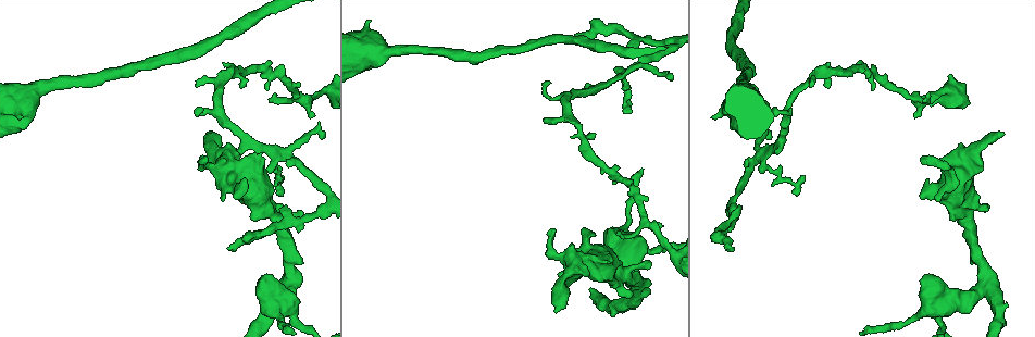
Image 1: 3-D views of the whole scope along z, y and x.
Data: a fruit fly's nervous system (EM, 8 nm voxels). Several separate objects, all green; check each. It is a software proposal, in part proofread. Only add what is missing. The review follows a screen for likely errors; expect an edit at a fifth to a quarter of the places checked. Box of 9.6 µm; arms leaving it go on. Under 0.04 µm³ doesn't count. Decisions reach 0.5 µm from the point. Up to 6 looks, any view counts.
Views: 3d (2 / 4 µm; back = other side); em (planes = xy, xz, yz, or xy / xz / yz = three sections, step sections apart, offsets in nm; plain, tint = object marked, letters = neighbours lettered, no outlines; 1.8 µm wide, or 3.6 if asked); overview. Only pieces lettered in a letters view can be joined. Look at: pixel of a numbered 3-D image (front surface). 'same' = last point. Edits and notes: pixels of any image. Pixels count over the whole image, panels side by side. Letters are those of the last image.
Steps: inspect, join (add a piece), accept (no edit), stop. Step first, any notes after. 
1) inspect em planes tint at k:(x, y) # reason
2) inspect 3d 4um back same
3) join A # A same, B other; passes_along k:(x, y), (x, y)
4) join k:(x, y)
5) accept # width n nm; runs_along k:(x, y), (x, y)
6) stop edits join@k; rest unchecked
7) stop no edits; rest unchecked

inspect em yz step 8 tint at 1:(803, 175) # an open end

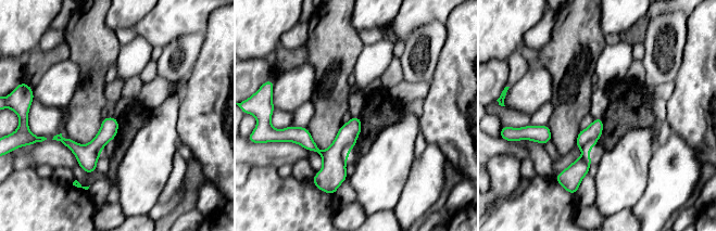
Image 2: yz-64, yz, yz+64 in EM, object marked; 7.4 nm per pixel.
inspect em xz step 16 letters same

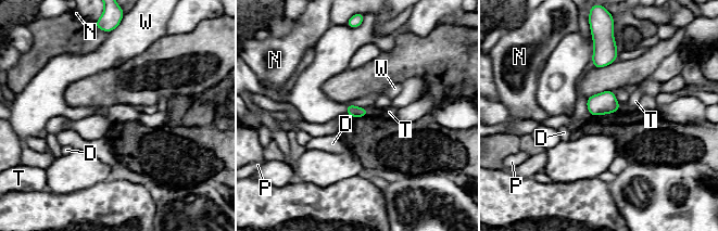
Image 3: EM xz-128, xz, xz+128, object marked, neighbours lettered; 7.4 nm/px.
accept # D other, N other, P other, T other, W other; border 3:(347, 104), (364, 107); none of them fits

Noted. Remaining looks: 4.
inspect 3d 4um at 1:(226, 248) # free end

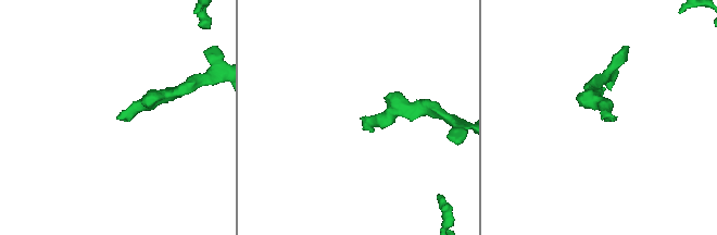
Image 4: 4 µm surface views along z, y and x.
inspect em 3.6um yz step 4 letters at 4:(118, 118)

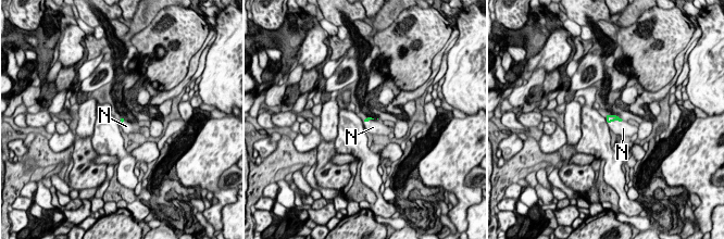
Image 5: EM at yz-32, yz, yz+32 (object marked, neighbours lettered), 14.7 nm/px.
inspect em 3.6um planes letters same # cut it another way

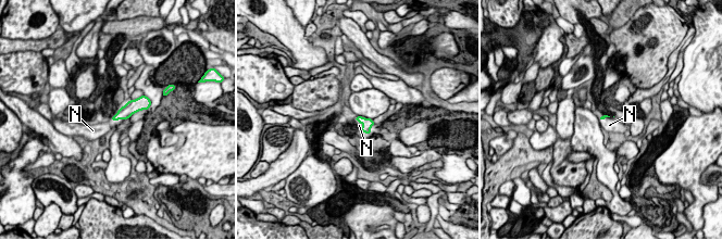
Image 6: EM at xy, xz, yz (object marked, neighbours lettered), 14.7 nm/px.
join N # N same; passes_along 6:(369, 123), (360, 129), (359, 125); the neuron continues

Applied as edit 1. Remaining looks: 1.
stop edits join@6; rest unchecked

